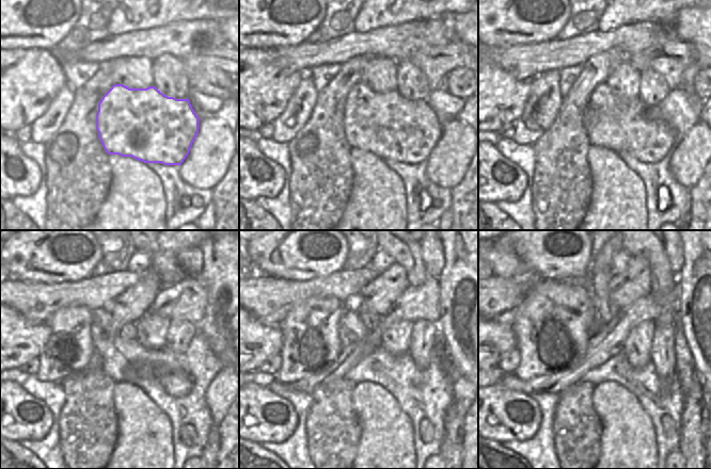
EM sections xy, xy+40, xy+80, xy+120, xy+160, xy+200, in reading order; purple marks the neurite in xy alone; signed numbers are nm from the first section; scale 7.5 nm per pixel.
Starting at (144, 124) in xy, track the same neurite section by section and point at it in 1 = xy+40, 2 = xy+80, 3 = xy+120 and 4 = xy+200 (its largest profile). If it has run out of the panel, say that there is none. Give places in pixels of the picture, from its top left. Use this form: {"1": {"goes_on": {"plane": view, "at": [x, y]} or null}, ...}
{"1": {"goes_on": {"plane": "xy+40", "at": [386, 125]}}, "2": {"goes_on": {"plane": "xy+80", "at": [621, 127]}}, "3": {"goes_on": {"plane": "xy+120", "at": [176, 383]}}, "4": {"goes_on": {"plane": "xy+200", "at": [601, 270]}}}

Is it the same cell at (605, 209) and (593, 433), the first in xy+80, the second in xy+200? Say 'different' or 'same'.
different

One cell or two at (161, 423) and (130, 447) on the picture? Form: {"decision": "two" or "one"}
{"decision": "one"}

